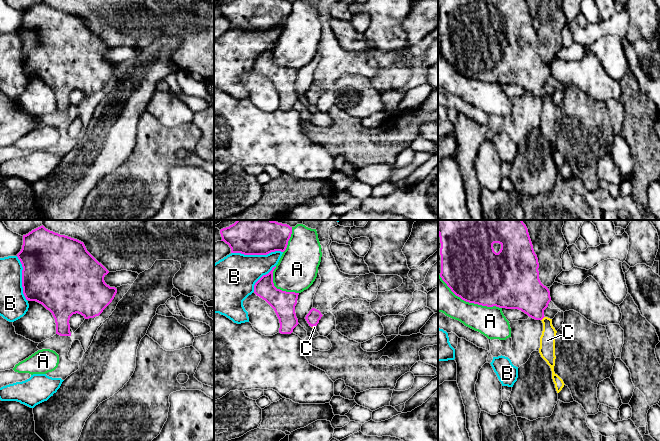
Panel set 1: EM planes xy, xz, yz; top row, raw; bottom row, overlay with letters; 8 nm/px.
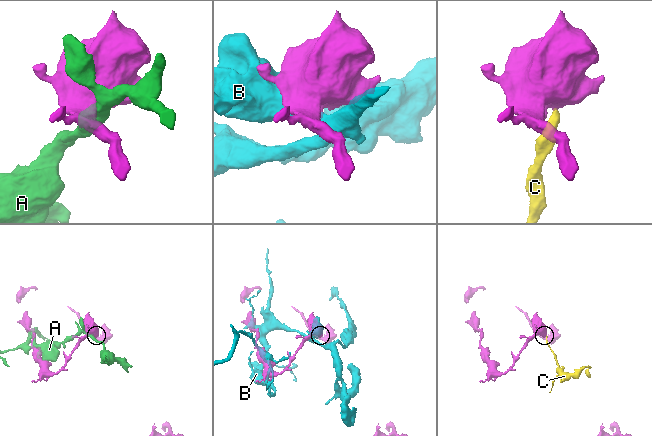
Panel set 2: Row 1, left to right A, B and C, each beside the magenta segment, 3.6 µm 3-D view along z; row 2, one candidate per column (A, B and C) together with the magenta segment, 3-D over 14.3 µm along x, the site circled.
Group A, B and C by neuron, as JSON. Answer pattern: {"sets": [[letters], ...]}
{"sets": [["A"], ["B"], ["C"]]}

